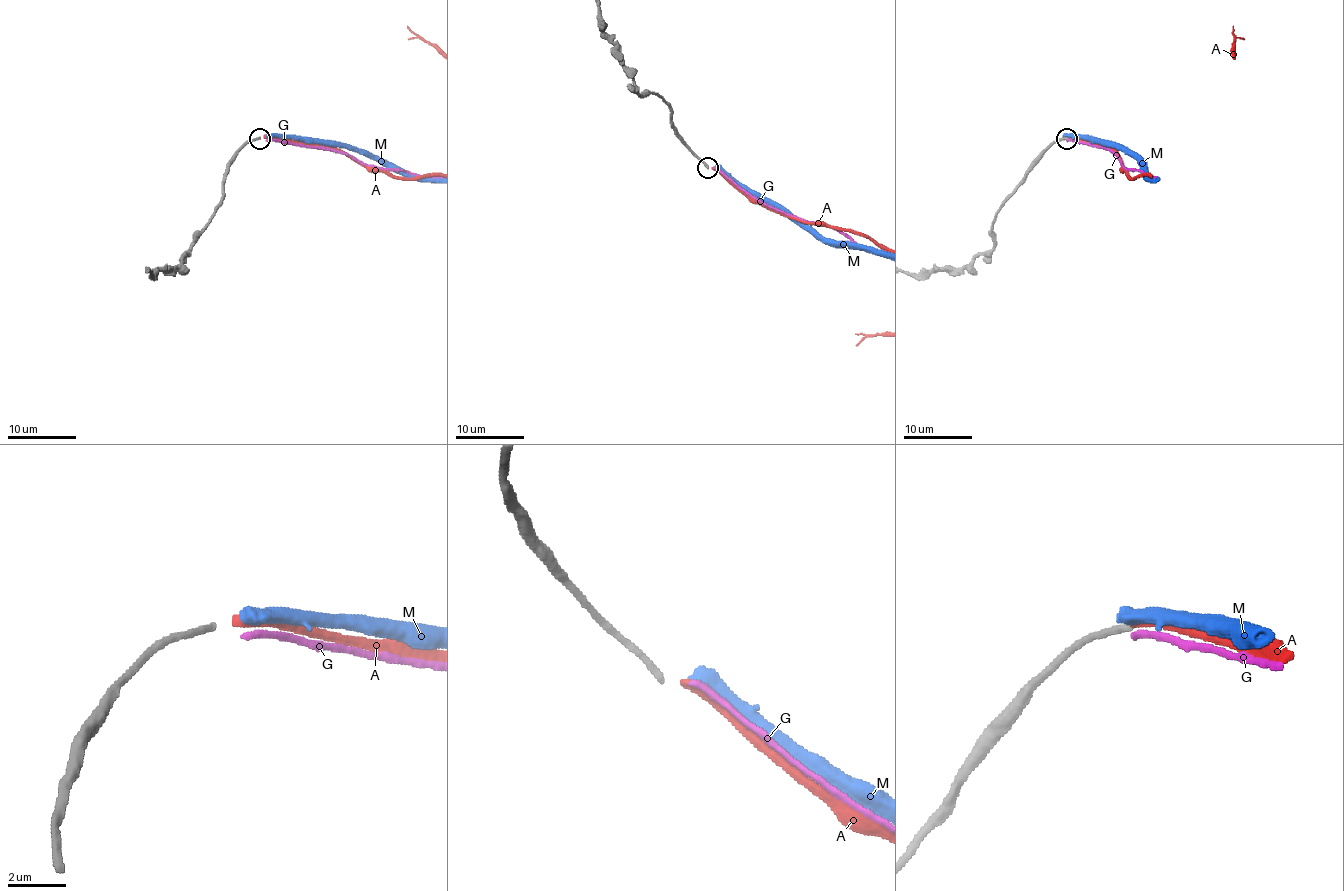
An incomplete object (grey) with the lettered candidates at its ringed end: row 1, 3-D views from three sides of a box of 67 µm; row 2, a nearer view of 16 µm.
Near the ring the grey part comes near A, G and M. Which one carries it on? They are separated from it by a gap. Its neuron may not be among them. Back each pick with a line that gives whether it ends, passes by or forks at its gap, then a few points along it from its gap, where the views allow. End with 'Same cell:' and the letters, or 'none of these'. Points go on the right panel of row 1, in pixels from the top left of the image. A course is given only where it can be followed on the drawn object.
G: it ends
Same cell: G

